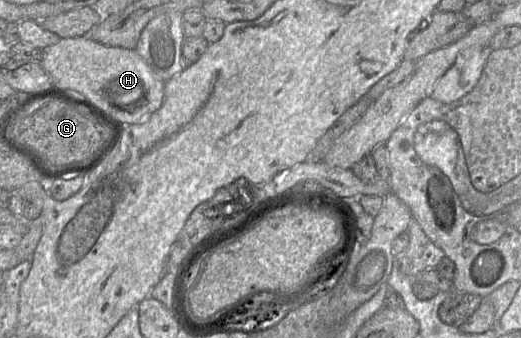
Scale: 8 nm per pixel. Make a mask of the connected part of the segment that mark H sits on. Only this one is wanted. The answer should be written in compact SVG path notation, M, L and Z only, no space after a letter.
M90 36L61 38L59 42L44 49L41 65L52 79L52 84L66 89L76 96L90 99L98 107L125 124L137 124L157 111L164 101L165 81L149 66L135 49L109 46L93 40Z

